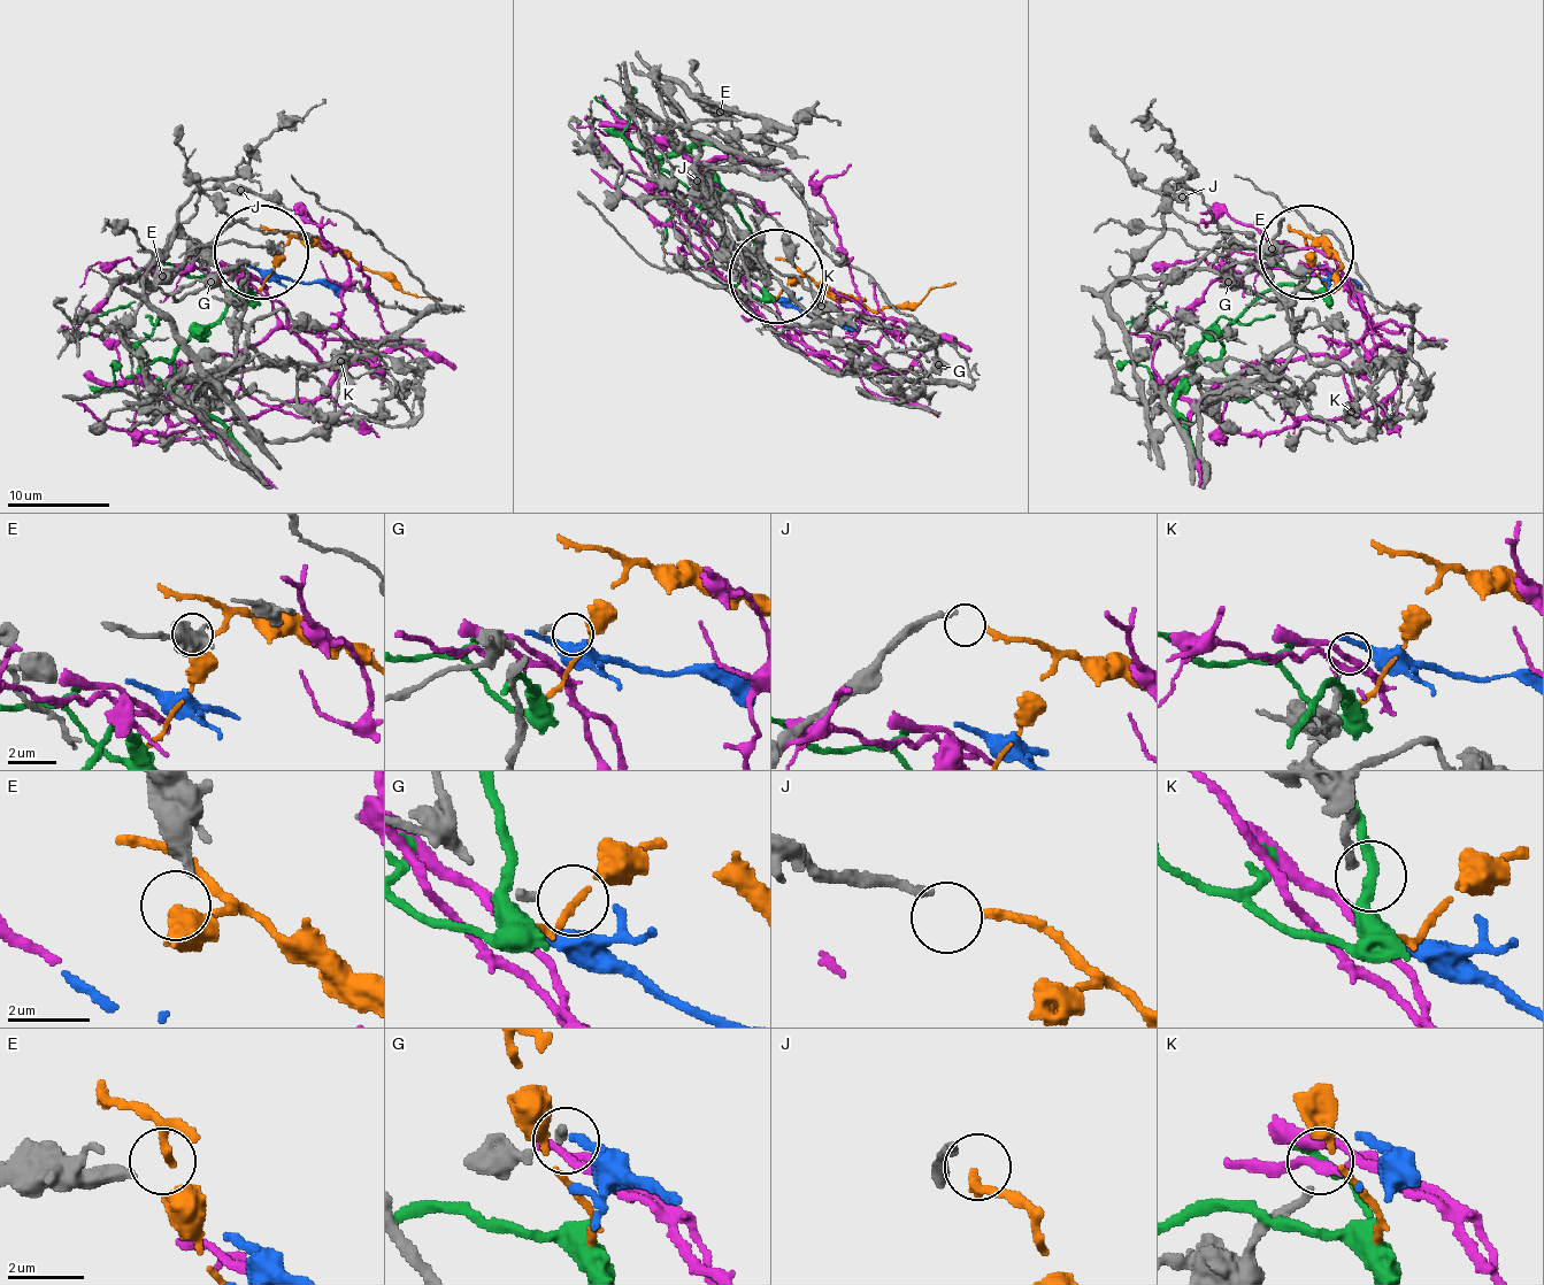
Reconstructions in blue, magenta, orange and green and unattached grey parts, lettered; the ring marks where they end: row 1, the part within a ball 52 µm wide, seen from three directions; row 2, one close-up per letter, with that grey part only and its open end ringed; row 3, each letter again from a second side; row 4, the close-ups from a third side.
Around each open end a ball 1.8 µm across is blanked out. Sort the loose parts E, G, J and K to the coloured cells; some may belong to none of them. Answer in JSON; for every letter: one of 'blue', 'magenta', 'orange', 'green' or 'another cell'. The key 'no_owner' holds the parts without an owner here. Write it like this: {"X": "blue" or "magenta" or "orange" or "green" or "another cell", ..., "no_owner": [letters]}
{"E": "another cell", "G": "another cell", "J": "orange", "K": "another cell", "no_owner": ["E", "G", "K"]}

